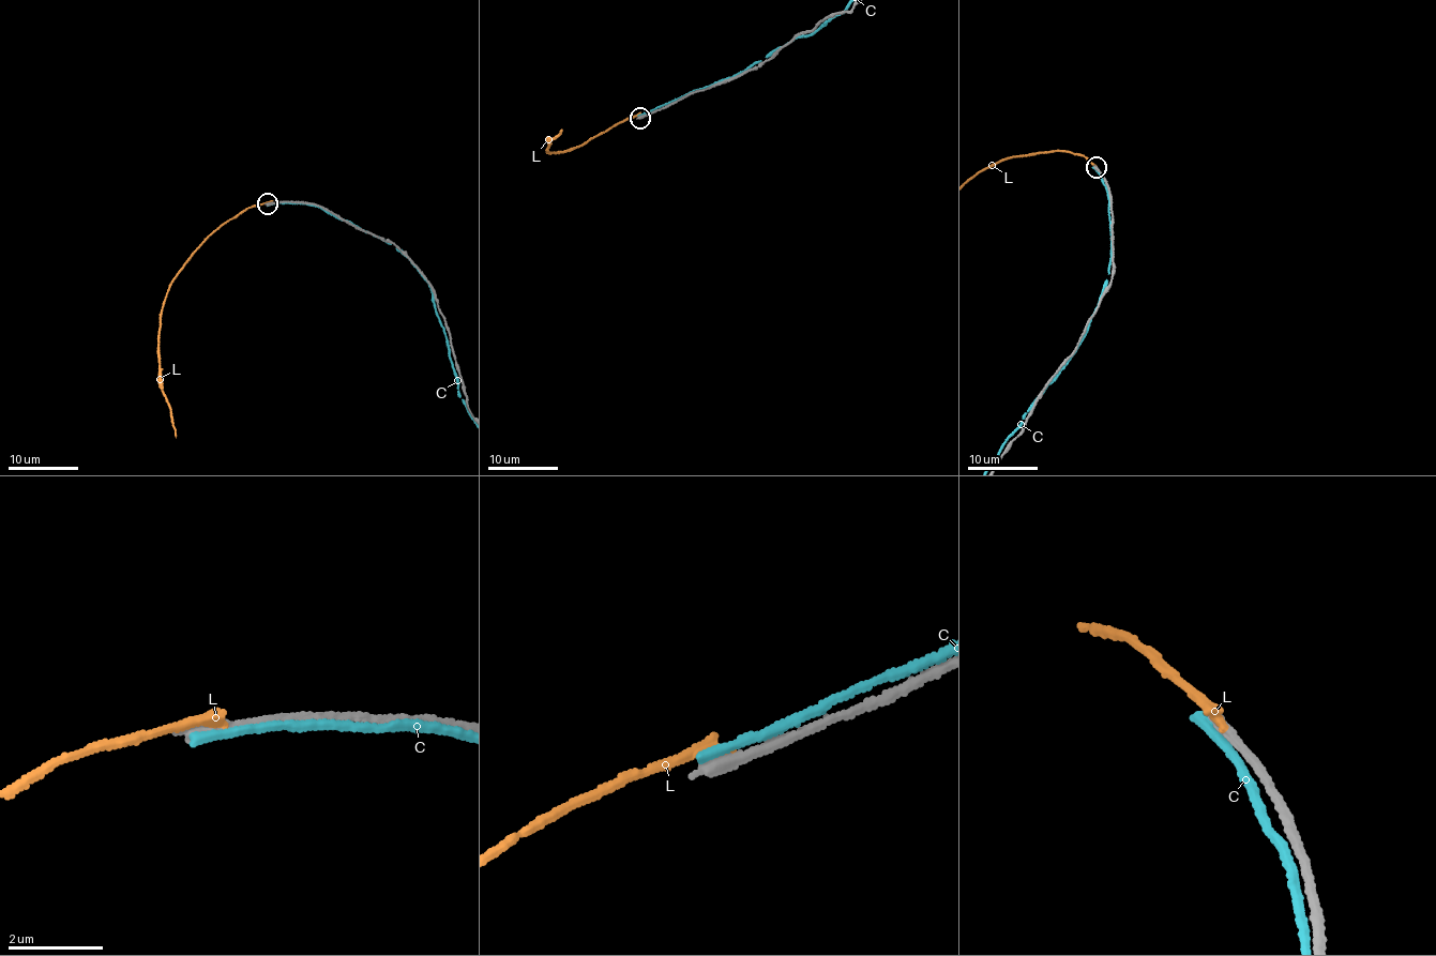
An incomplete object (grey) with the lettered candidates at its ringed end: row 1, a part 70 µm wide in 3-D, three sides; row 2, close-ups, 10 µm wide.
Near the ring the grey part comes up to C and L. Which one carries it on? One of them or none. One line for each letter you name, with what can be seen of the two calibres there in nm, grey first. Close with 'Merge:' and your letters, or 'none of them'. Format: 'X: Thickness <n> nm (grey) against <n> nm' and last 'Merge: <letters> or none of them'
Merge: none of them

